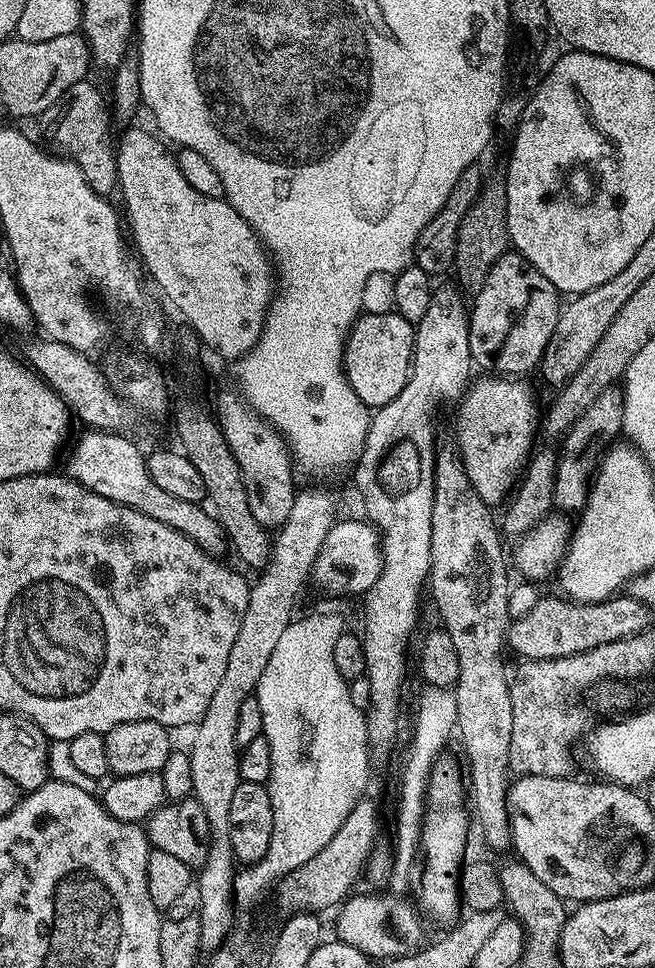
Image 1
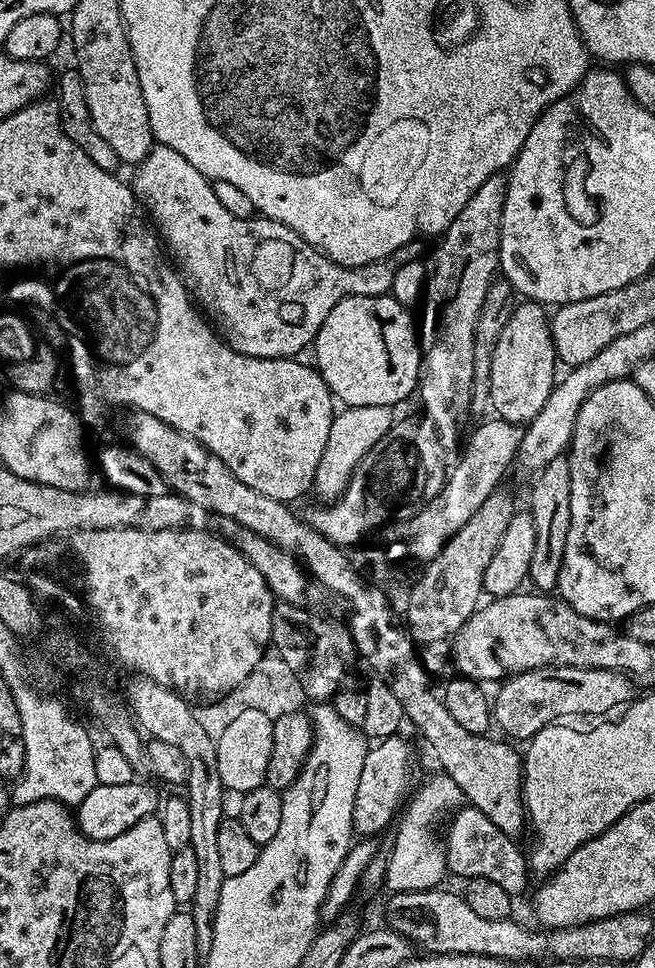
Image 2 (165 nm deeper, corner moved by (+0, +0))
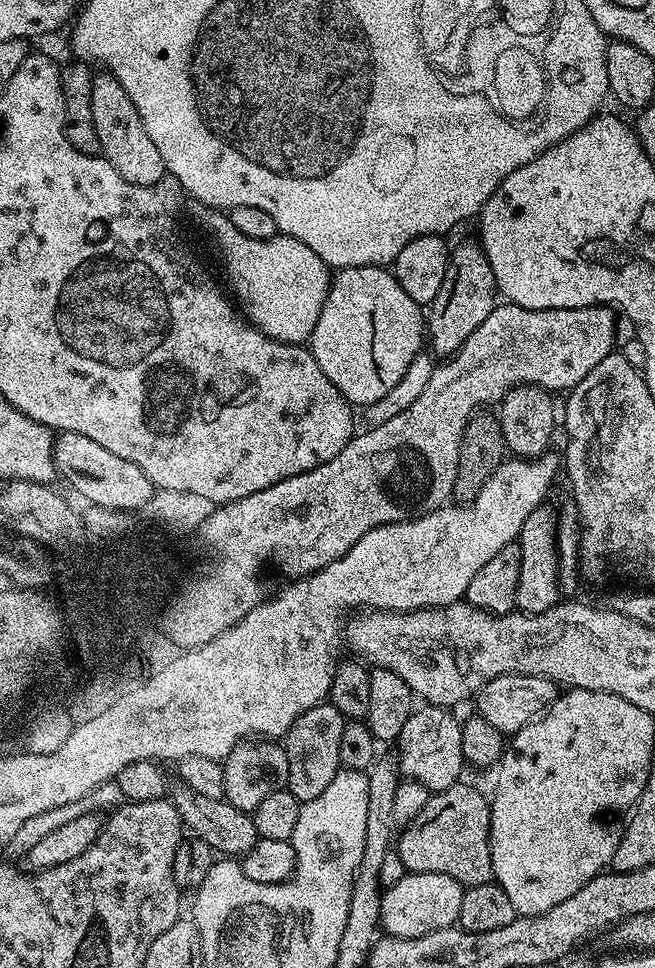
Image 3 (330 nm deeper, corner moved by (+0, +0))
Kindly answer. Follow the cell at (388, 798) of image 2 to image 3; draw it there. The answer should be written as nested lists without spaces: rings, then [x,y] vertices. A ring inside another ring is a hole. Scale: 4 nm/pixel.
[[[420,706],[406,718],[398,741],[398,771],[401,777],[422,782],[435,794],[461,783],[460,771],[466,768],[462,754],[461,721],[451,716],[444,706]]]

